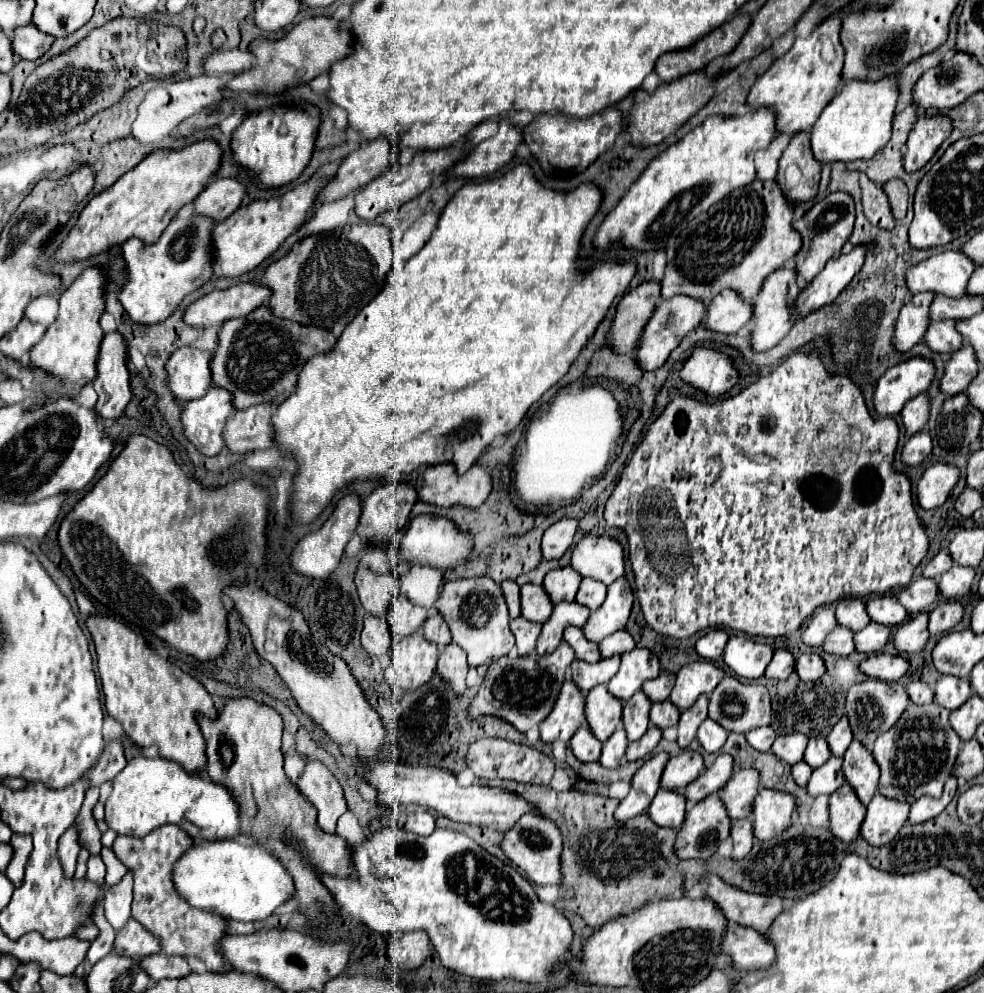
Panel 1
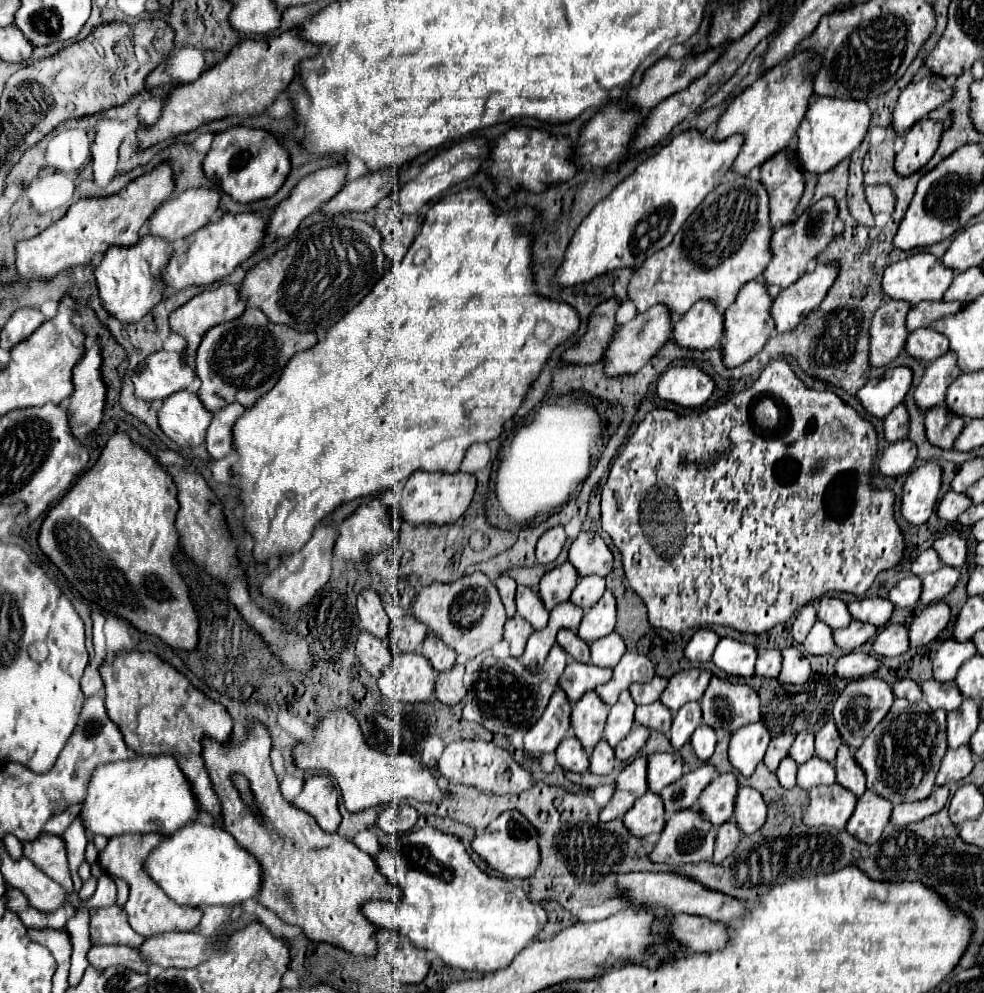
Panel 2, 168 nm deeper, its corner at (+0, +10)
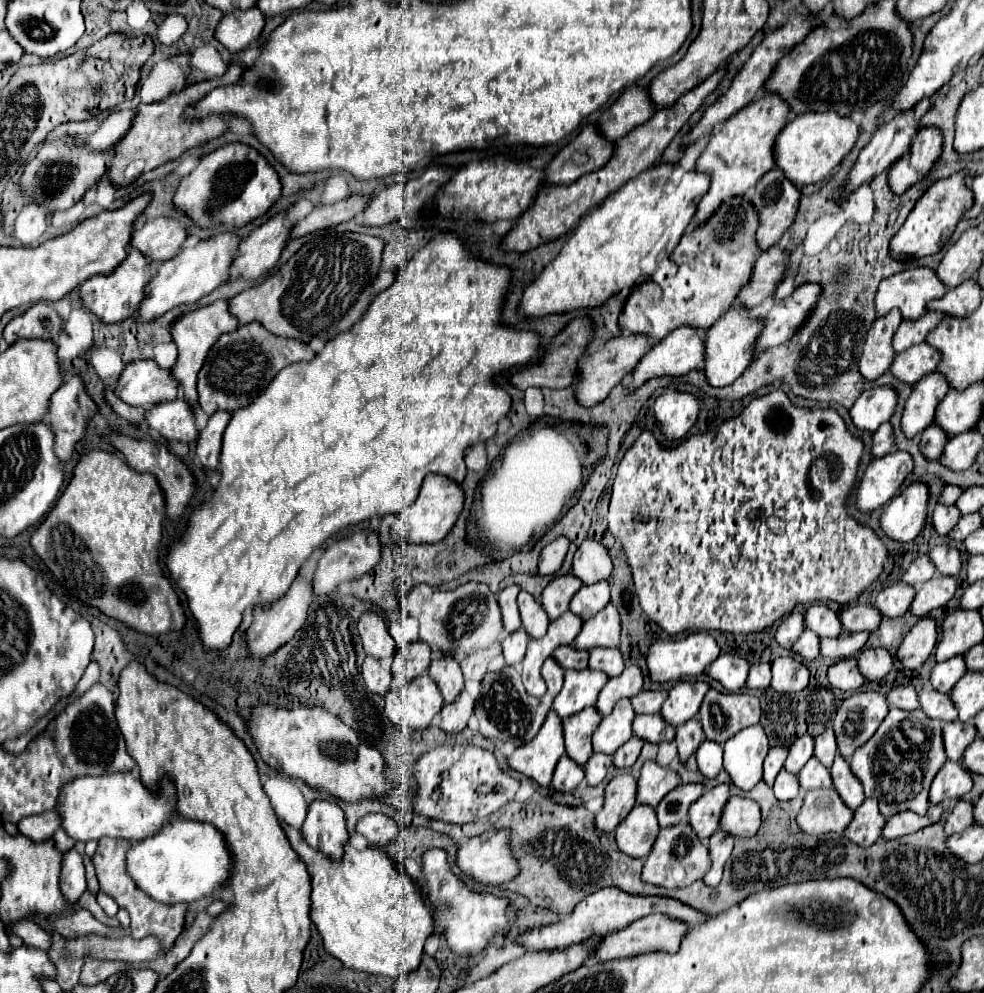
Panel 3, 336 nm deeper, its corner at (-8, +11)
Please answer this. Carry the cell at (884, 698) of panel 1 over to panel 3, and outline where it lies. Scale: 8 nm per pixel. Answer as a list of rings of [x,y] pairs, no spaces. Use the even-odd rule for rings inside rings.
[[[866,691],[848,697],[834,717],[838,753],[848,761],[852,753],[876,733],[886,713],[888,703],[882,693]]]

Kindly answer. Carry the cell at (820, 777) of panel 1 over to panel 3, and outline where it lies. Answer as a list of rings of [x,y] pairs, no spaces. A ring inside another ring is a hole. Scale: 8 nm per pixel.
[[[812,757],[798,773],[798,783],[802,789],[810,791],[810,789],[828,789],[832,787],[832,779],[830,779],[830,773],[824,765],[820,765],[820,761],[816,757]]]

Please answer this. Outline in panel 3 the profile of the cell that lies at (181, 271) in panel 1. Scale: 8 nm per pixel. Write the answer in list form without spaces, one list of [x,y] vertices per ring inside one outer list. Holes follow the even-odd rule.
[[[128,249],[128,257],[110,273],[110,275],[94,275],[80,287],[80,301],[86,309],[90,309],[104,323],[120,323],[132,317],[144,297],[144,287],[150,281],[150,263],[148,259],[136,251]]]

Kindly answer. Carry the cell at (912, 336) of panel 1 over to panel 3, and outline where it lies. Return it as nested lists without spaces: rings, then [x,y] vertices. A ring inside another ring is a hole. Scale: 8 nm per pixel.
[[[892,309],[886,317],[876,319],[872,329],[868,331],[864,341],[864,353],[858,363],[858,371],[866,381],[876,381],[890,369],[894,359],[892,335],[896,333],[900,321],[902,321],[900,311]]]

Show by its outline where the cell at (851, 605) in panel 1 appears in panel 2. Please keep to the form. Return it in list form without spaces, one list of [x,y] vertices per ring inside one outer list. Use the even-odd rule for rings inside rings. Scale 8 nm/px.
[[[824,596],[818,602],[818,620],[826,622],[830,628],[846,628],[854,618],[848,614],[848,604],[840,598],[828,598]]]

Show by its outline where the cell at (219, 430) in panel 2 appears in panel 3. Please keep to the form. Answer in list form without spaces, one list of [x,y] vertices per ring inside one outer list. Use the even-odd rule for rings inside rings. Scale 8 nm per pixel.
[[[218,411],[210,417],[208,425],[200,431],[196,441],[196,457],[204,465],[204,469],[218,469],[218,457],[222,447],[222,433],[230,421],[230,413]]]

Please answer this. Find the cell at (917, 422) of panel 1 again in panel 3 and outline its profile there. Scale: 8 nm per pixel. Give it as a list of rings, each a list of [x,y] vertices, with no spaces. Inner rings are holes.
[[[884,423],[880,429],[872,435],[872,457],[884,457],[892,451],[892,425]]]

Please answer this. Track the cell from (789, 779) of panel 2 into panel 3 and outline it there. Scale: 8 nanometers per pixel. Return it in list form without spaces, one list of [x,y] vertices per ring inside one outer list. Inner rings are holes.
[[[782,769],[782,771],[778,773],[778,777],[776,777],[772,789],[774,789],[774,795],[776,795],[778,801],[792,801],[792,799],[796,799],[800,787],[798,787],[796,775],[786,773],[786,771]]]

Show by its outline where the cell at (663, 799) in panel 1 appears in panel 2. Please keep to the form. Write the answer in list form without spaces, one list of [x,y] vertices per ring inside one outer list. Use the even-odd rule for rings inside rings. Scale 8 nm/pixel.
[[[646,792],[642,798],[638,798],[624,816],[624,824],[636,836],[660,834],[664,830],[664,822],[664,802],[660,802],[660,794],[652,792]]]

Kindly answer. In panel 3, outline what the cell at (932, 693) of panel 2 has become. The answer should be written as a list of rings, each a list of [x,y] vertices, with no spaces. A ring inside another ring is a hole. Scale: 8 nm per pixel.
[[[922,689],[918,695],[920,701],[920,709],[932,717],[932,719],[940,719],[940,721],[956,721],[956,707],[952,707],[950,695],[938,693],[934,689]]]

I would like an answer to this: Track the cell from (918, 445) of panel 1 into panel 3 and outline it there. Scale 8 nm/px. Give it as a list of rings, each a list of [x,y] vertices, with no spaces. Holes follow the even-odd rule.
[[[892,451],[880,459],[874,459],[858,483],[858,491],[854,495],[856,509],[860,513],[872,513],[884,507],[910,473],[912,457],[906,451]]]

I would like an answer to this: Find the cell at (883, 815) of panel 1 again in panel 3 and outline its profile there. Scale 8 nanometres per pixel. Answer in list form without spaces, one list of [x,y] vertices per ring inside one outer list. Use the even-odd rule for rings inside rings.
[[[870,797],[854,811],[854,817],[844,831],[844,837],[860,847],[870,847],[882,835],[884,823],[886,821],[882,813],[878,811],[878,801]]]

